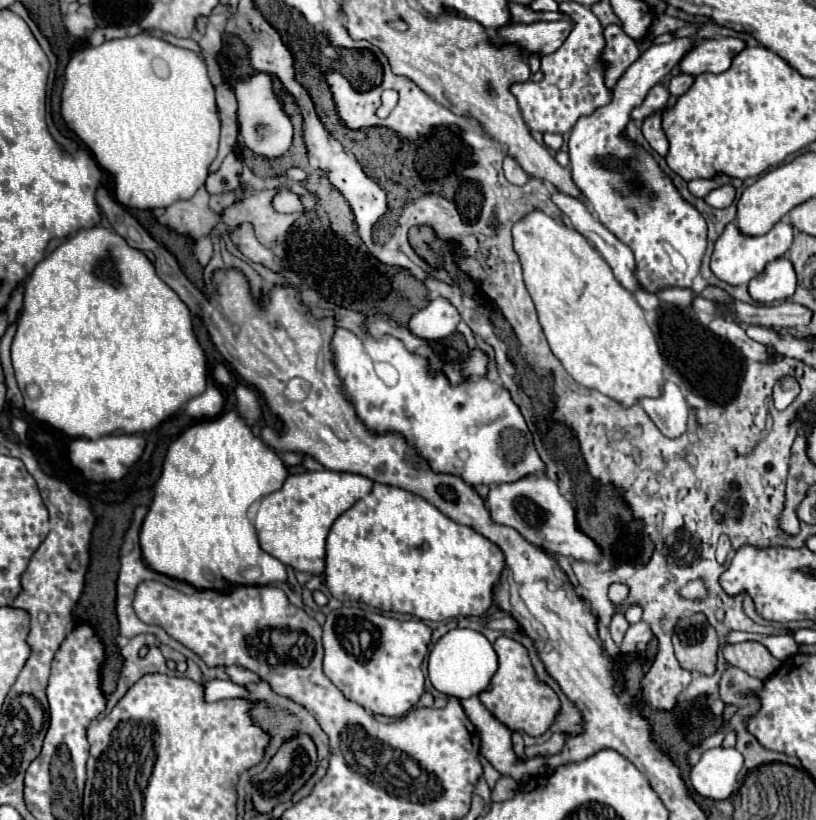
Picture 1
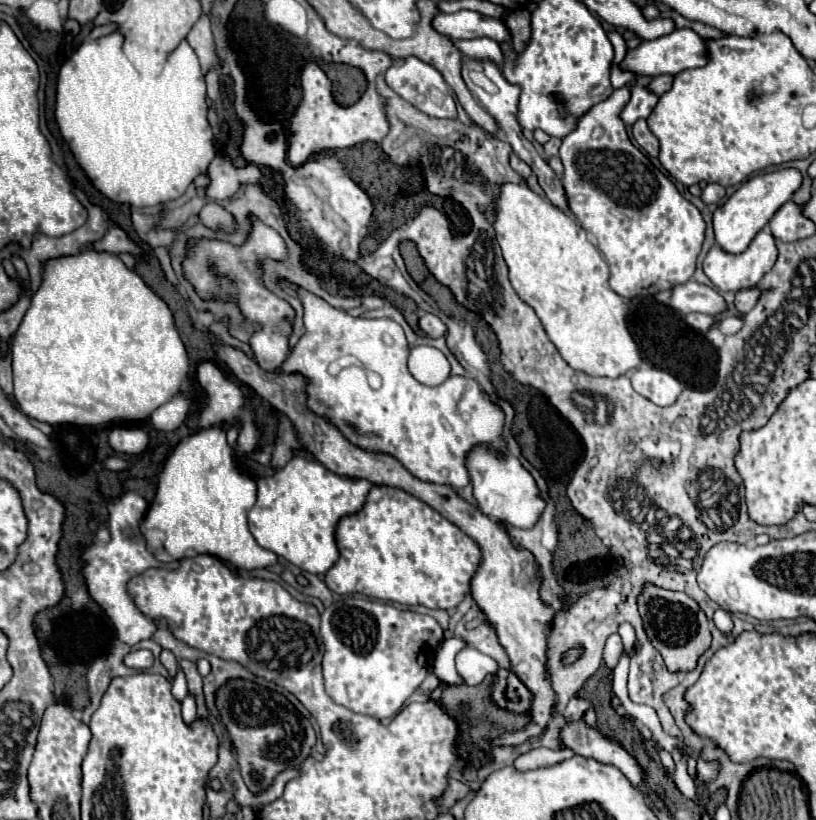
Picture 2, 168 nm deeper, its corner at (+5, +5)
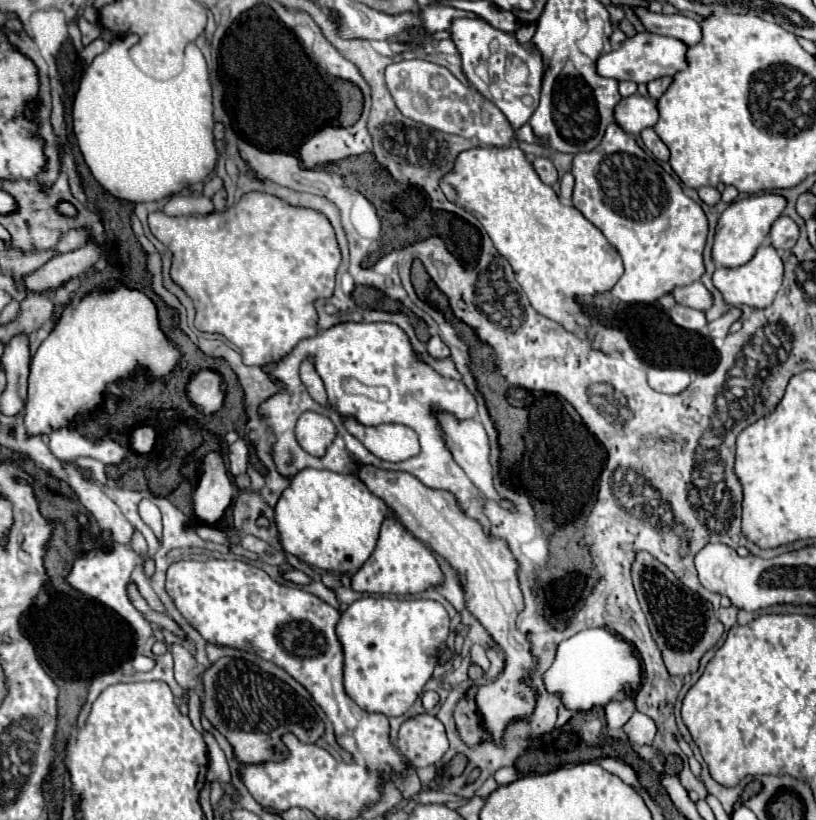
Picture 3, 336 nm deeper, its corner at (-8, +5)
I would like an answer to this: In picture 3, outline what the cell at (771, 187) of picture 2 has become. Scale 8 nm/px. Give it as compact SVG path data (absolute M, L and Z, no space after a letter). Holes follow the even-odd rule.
M762 192L762 194L754 194L748 198L742 198L734 204L730 204L718 224L716 224L716 236L714 236L714 244L712 244L712 260L716 266L722 268L738 268L742 264L746 264L756 250L762 246L762 242L766 240L774 220L782 214L786 206L786 200L780 194L772 194L772 192Z

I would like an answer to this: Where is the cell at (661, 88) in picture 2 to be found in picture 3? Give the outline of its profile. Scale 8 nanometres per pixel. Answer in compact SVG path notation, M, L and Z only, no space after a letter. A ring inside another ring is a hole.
M662 76L662 78L656 78L656 80L648 82L648 94L650 94L650 98L658 100L666 92L666 88L670 86L670 82L672 82L670 76Z

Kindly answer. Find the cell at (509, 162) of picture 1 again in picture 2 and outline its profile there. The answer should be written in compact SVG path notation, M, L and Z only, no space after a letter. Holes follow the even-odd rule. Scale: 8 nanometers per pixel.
M513 152L511 156L509 156L509 164L511 164L511 168L517 172L517 174L521 174L523 178L527 178L527 176L531 176L531 168Z

